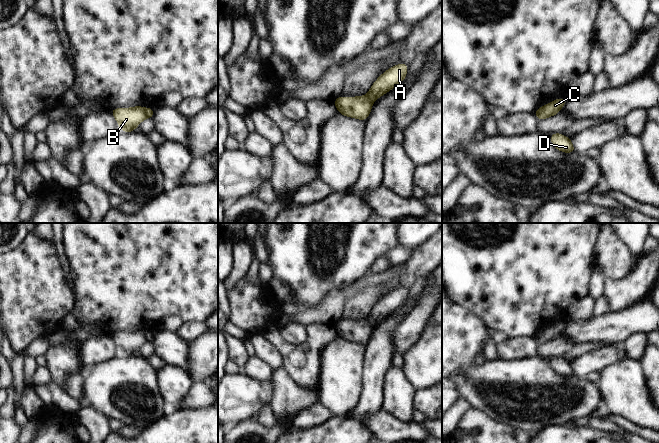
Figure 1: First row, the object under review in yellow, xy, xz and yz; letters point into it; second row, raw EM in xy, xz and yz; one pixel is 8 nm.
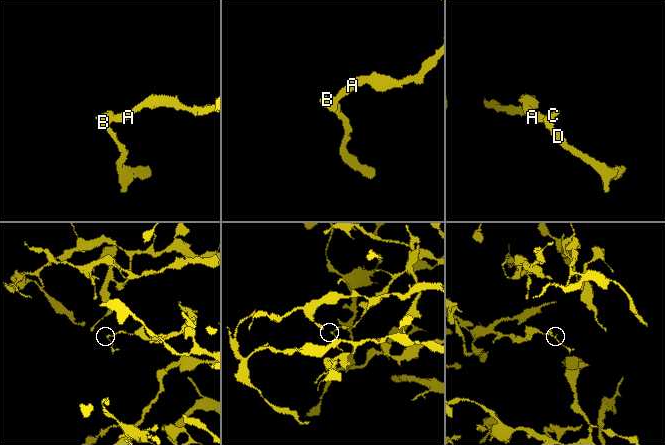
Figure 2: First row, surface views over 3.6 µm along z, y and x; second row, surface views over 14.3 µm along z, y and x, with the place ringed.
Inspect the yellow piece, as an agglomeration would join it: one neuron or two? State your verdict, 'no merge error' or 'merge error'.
merge error

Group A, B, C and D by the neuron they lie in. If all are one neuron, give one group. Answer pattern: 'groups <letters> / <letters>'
groups A / B C D

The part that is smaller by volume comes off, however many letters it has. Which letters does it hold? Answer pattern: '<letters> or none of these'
B, C, D.

